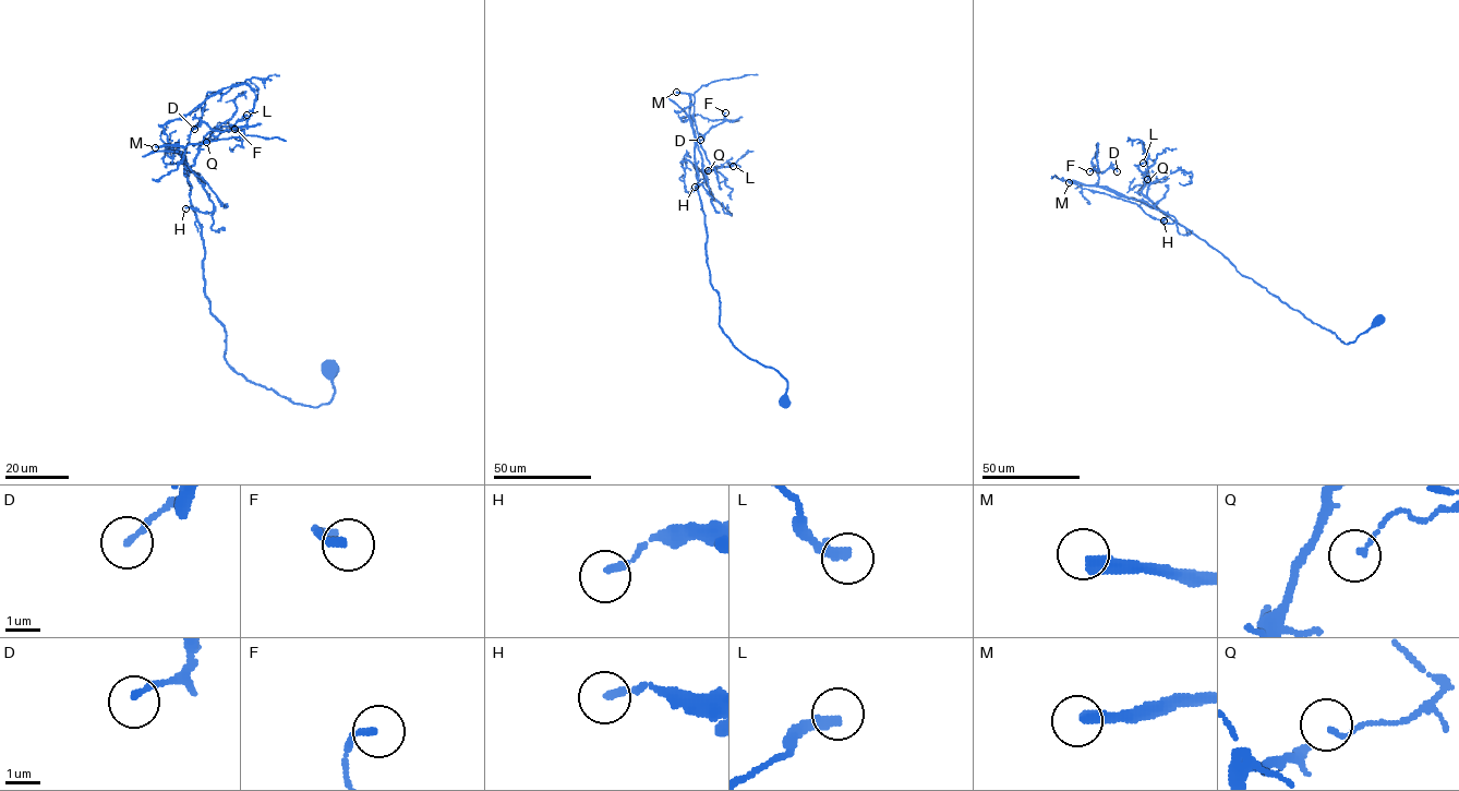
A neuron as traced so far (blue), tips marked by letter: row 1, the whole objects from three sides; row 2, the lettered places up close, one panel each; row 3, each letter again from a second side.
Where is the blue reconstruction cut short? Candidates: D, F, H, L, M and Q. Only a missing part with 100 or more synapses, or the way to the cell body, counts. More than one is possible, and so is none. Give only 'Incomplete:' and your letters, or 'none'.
Incomplete: M

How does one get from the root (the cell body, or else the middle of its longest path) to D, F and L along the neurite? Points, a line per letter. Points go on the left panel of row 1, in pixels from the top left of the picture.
D: (332, 371), (333, 399), (311, 407), (226, 360), (163, 126), (224, 88), (255, 93), (244, 126), (194, 129)
F: (332, 371), (333, 399), (311, 407), (225, 358), (185, 159), (163, 126), (246, 84), (255, 105), (234, 129)
L: (332, 371), (333, 399), (311, 407), (249, 382), (225, 358), (188, 170), (205, 135), (246, 115)

